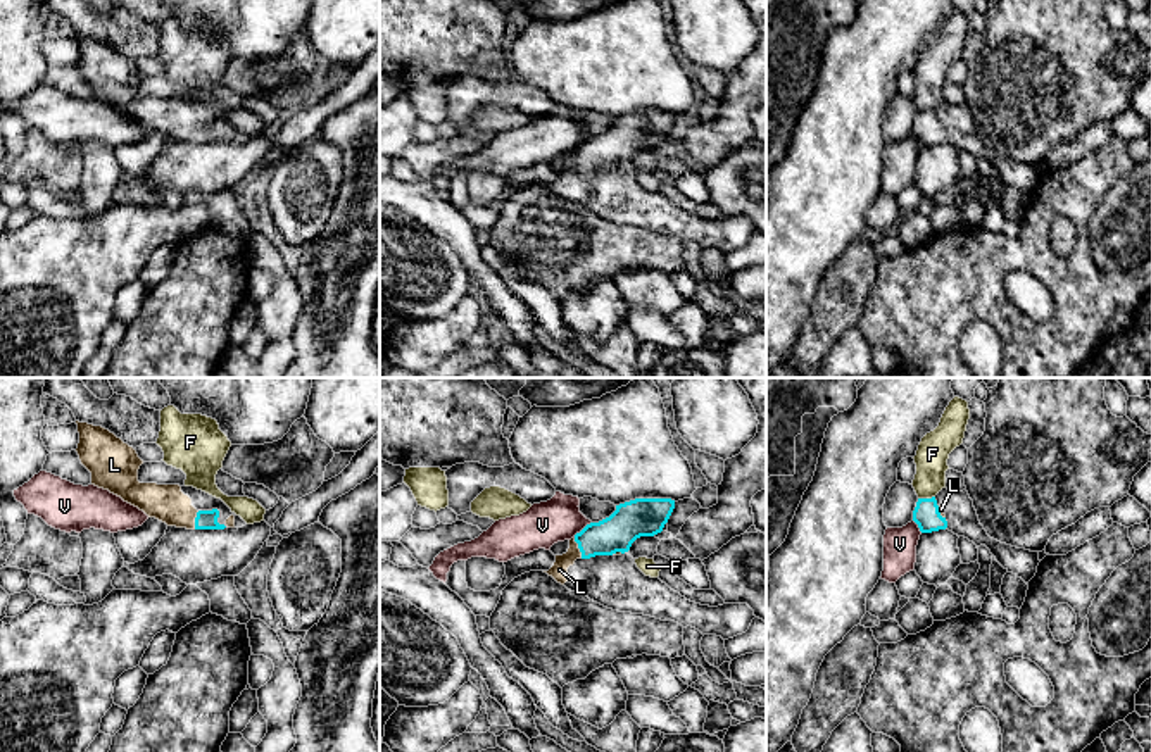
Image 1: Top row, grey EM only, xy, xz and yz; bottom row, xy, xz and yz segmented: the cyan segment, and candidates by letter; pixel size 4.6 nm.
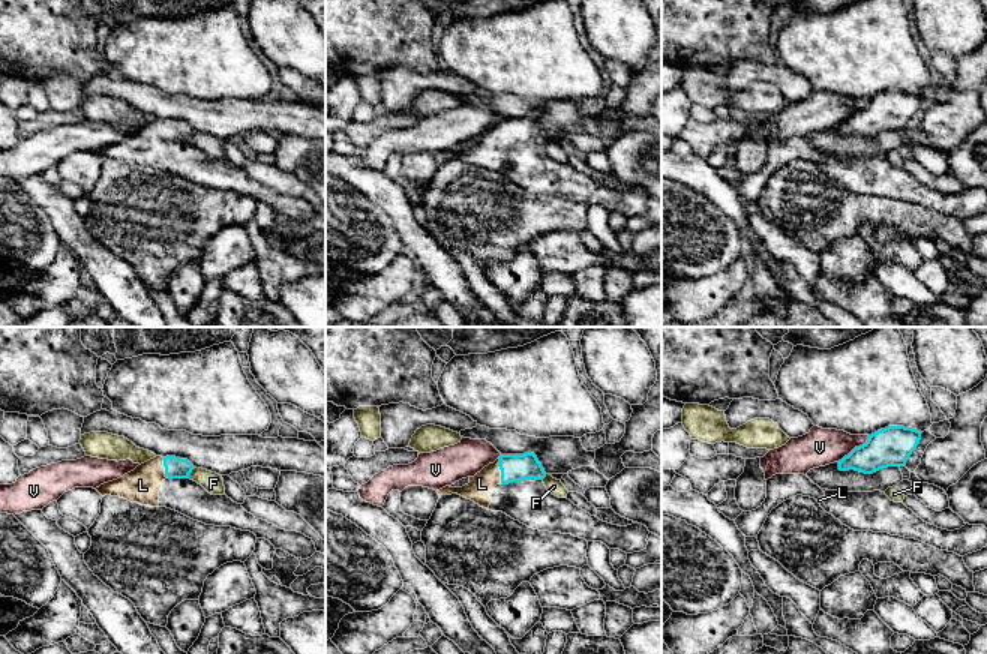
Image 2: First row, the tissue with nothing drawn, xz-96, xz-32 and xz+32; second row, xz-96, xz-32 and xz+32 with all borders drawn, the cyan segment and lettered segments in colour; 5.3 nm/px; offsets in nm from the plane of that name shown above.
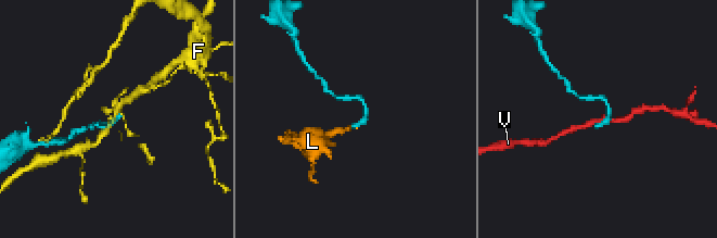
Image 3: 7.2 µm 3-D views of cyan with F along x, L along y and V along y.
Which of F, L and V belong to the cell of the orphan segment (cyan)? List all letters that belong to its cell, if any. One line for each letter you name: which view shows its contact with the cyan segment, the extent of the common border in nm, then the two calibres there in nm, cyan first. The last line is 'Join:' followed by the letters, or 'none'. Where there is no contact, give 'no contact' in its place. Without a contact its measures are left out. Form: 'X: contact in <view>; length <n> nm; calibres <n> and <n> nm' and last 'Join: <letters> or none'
L: contact in xy; length 90 nm; calibres 100 and 180 nm
Join: L

